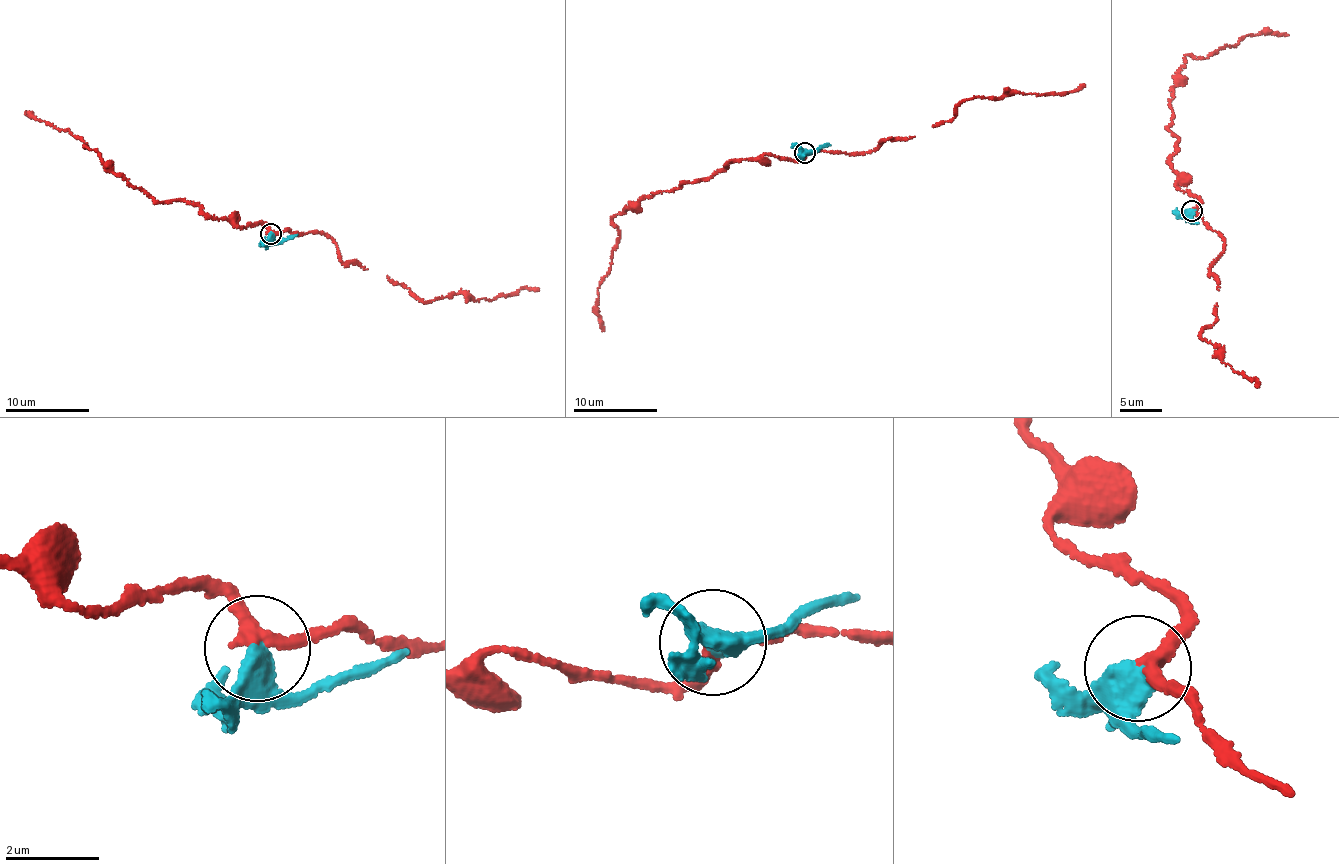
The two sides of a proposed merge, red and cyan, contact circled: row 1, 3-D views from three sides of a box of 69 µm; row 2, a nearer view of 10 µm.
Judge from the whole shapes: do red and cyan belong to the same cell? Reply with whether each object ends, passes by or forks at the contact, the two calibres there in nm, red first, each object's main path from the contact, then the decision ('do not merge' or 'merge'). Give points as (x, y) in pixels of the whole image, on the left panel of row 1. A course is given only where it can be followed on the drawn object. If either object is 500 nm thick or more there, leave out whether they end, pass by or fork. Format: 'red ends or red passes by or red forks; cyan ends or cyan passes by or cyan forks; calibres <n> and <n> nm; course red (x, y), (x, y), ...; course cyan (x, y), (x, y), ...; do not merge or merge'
calibres 240 and 550 nm; course red (271, 234), (260, 223), (239, 226), (211, 218), (181, 199), (157, 202), (66, 129), (26, 112); course cyan (271, 234), (277, 241), (297, 235); do not merge

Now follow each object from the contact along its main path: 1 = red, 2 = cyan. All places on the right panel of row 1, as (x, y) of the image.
1: (1191, 210), (1197, 198), (1169, 164), (1186, 55), (1288, 35)
2: (1191, 210), (1191, 220), (1199, 223)

